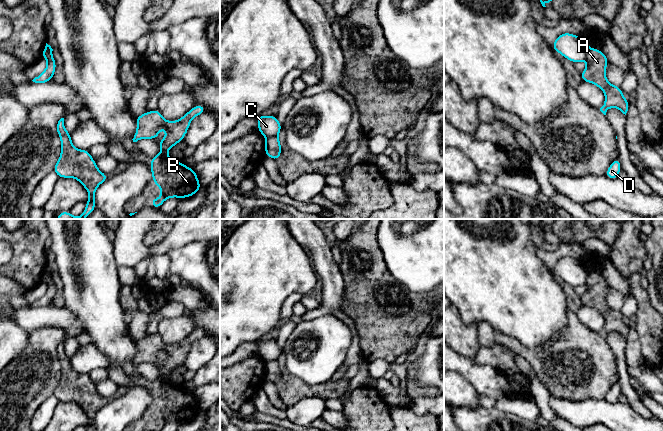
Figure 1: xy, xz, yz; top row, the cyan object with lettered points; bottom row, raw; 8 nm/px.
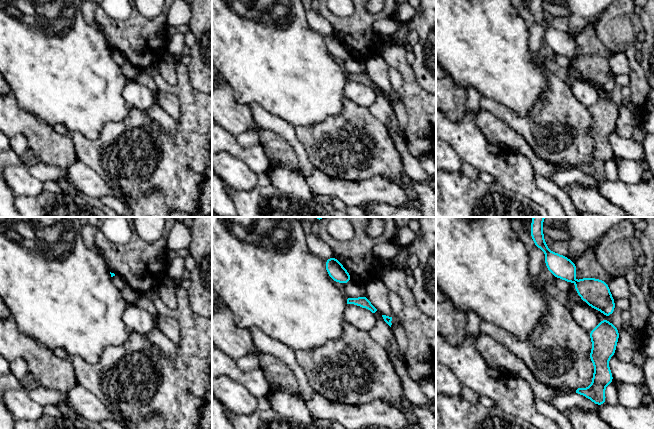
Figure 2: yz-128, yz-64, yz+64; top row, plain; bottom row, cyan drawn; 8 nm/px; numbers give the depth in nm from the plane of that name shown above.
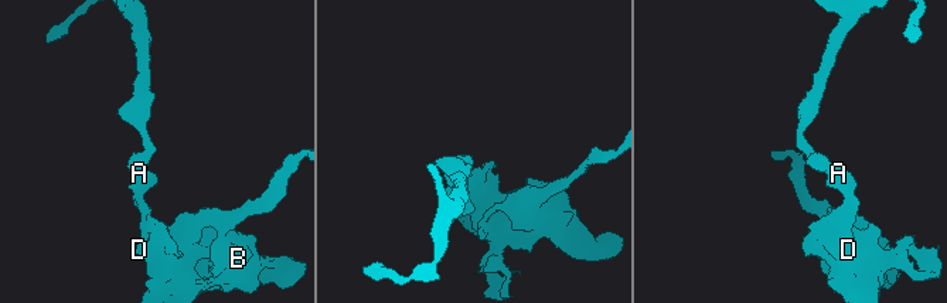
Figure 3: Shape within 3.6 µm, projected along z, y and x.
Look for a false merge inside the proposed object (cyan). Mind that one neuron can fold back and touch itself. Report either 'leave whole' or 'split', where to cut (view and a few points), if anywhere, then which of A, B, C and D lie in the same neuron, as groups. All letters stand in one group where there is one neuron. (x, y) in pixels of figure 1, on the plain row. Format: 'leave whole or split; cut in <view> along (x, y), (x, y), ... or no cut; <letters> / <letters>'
split; cut in yz along (589, 272), (585, 283); A B D / C

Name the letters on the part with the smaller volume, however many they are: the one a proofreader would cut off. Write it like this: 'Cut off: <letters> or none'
Cut off: A, B, D

